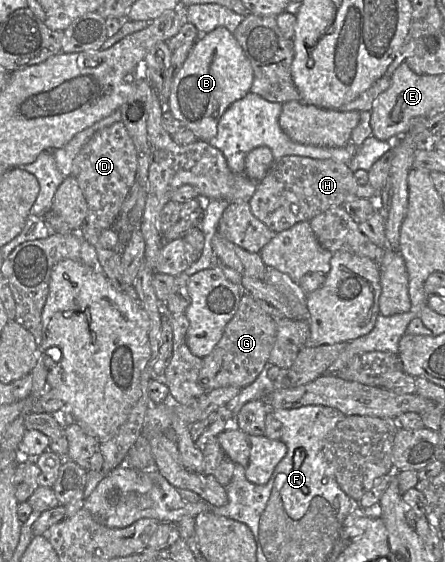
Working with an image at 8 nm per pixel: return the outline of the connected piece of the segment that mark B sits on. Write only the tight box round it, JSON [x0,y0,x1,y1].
[165,27,253,142]

